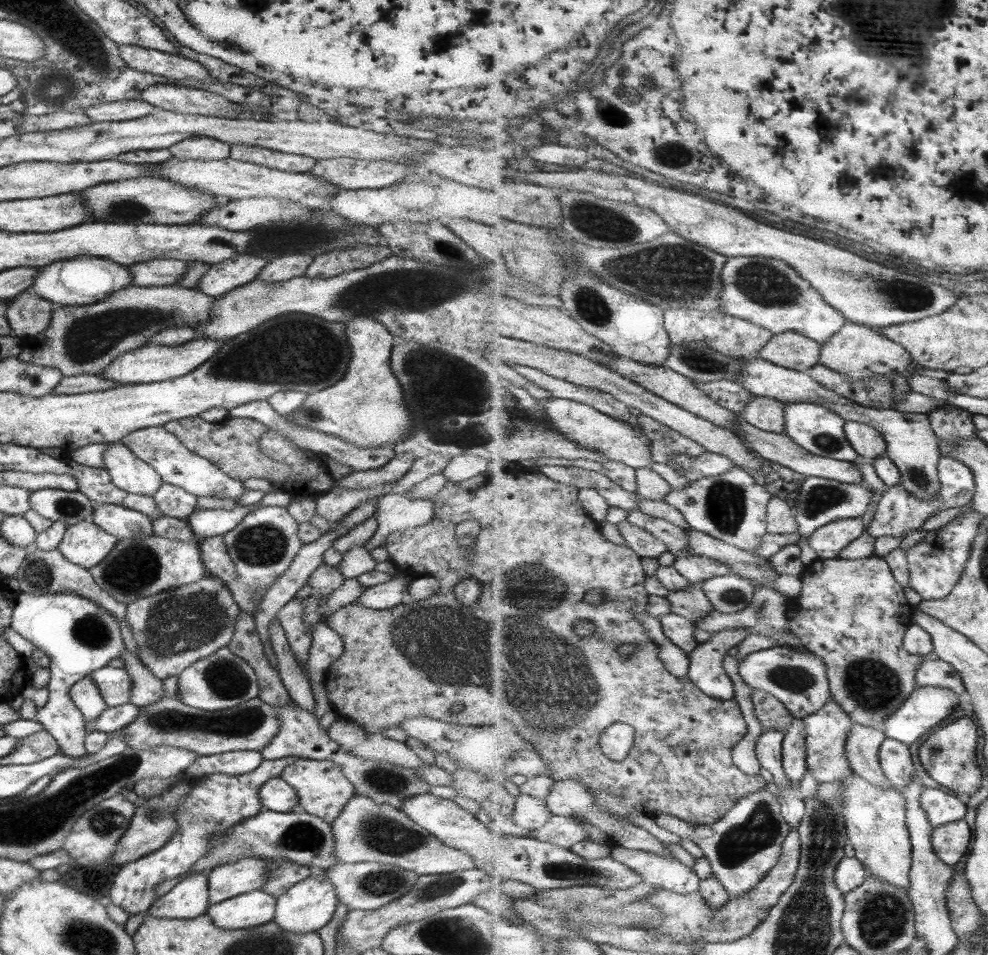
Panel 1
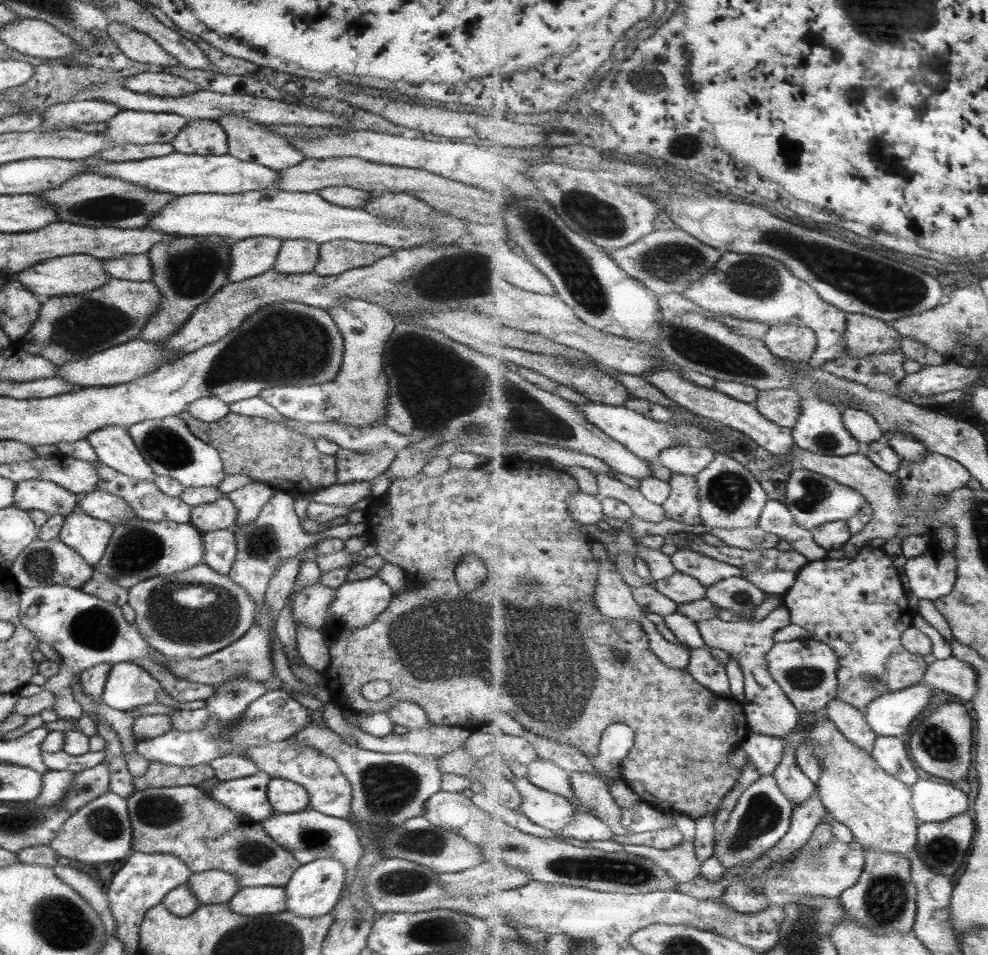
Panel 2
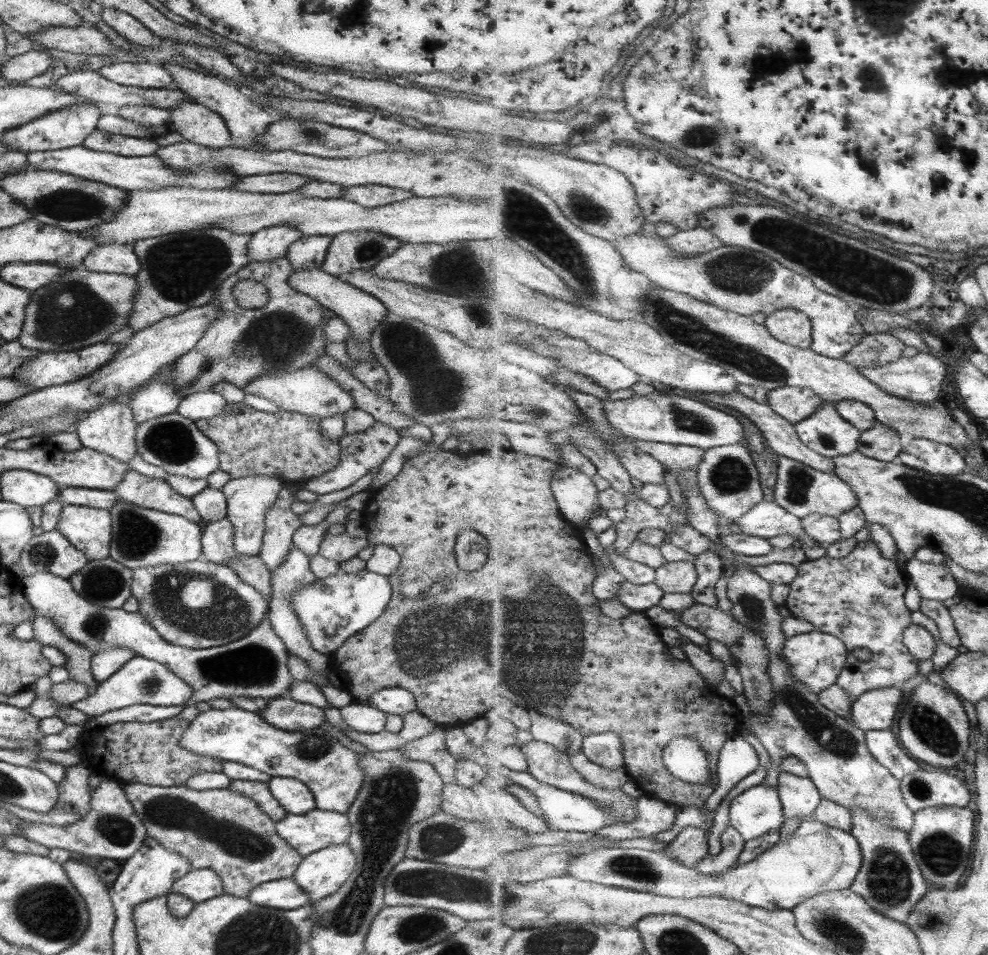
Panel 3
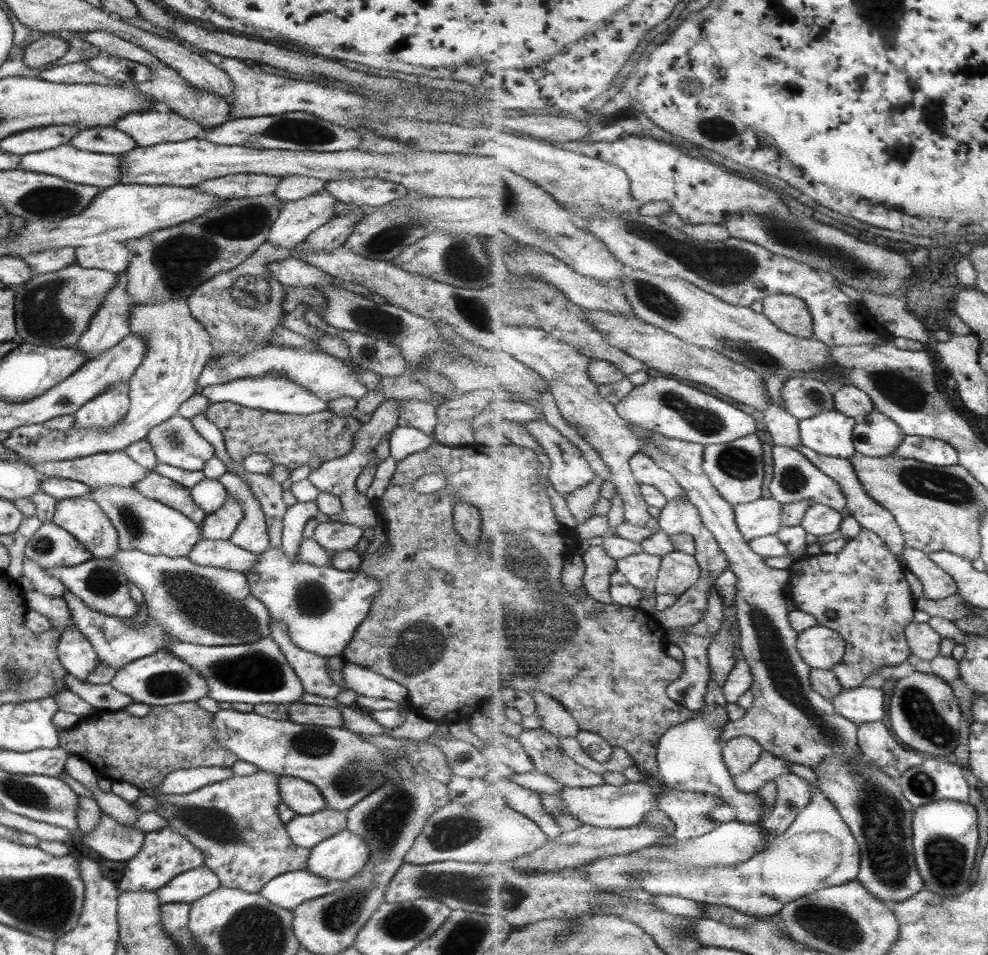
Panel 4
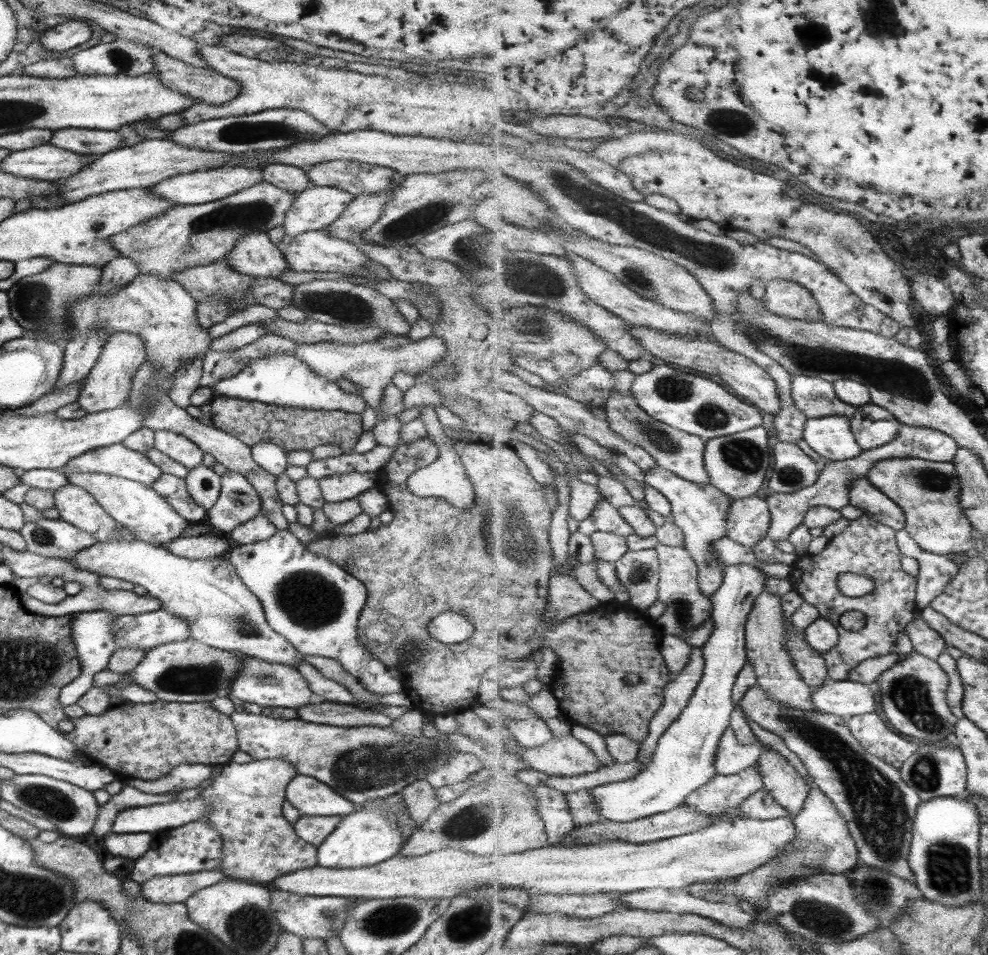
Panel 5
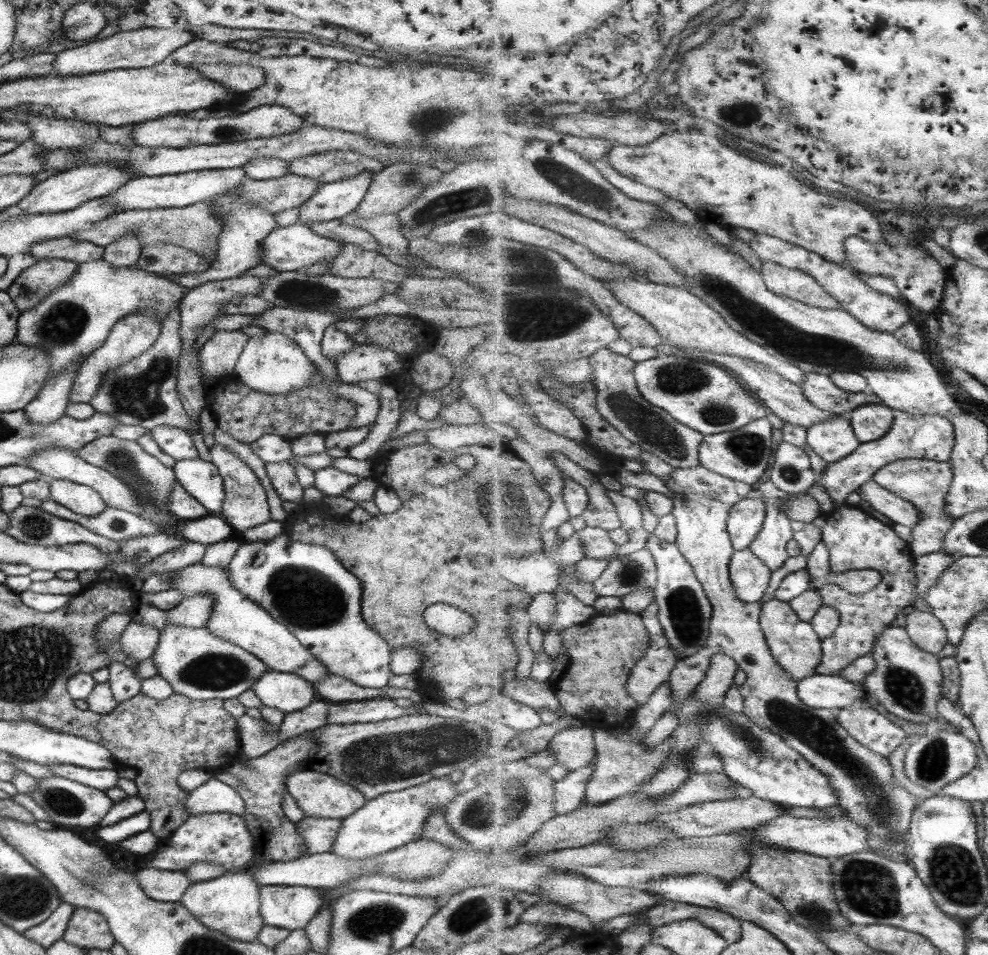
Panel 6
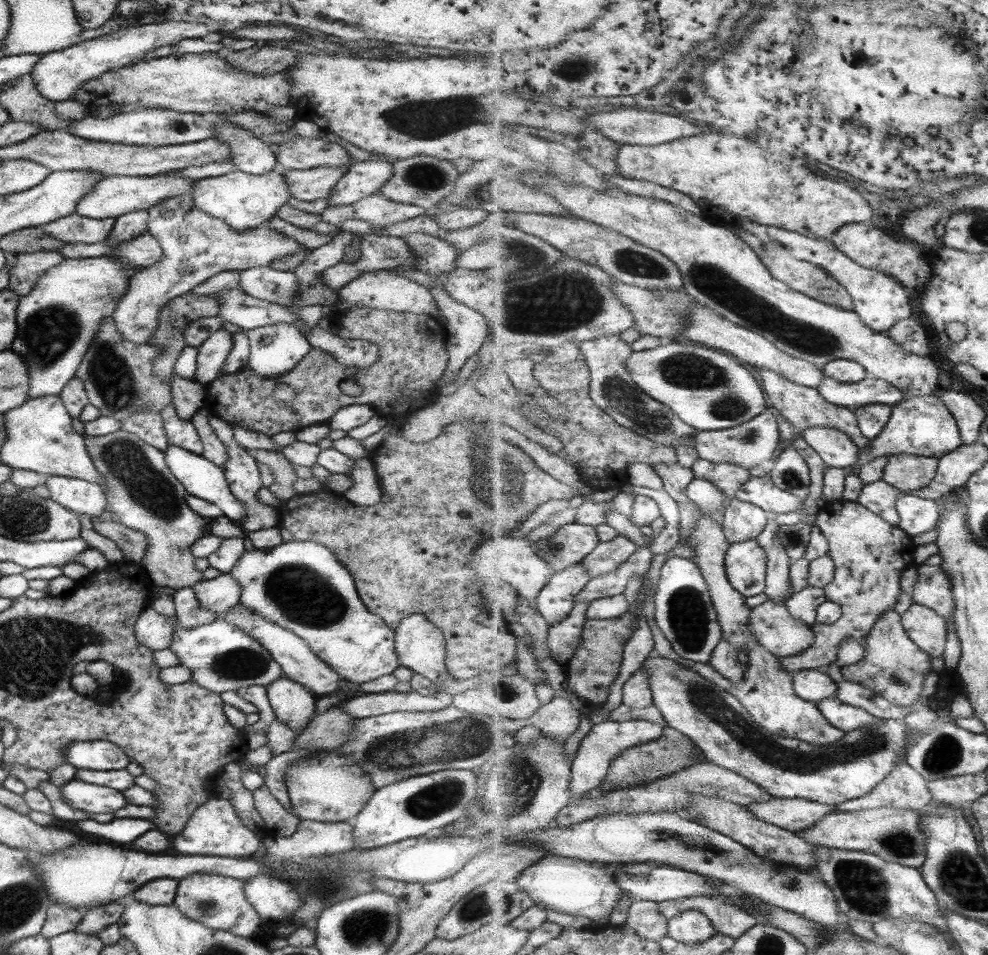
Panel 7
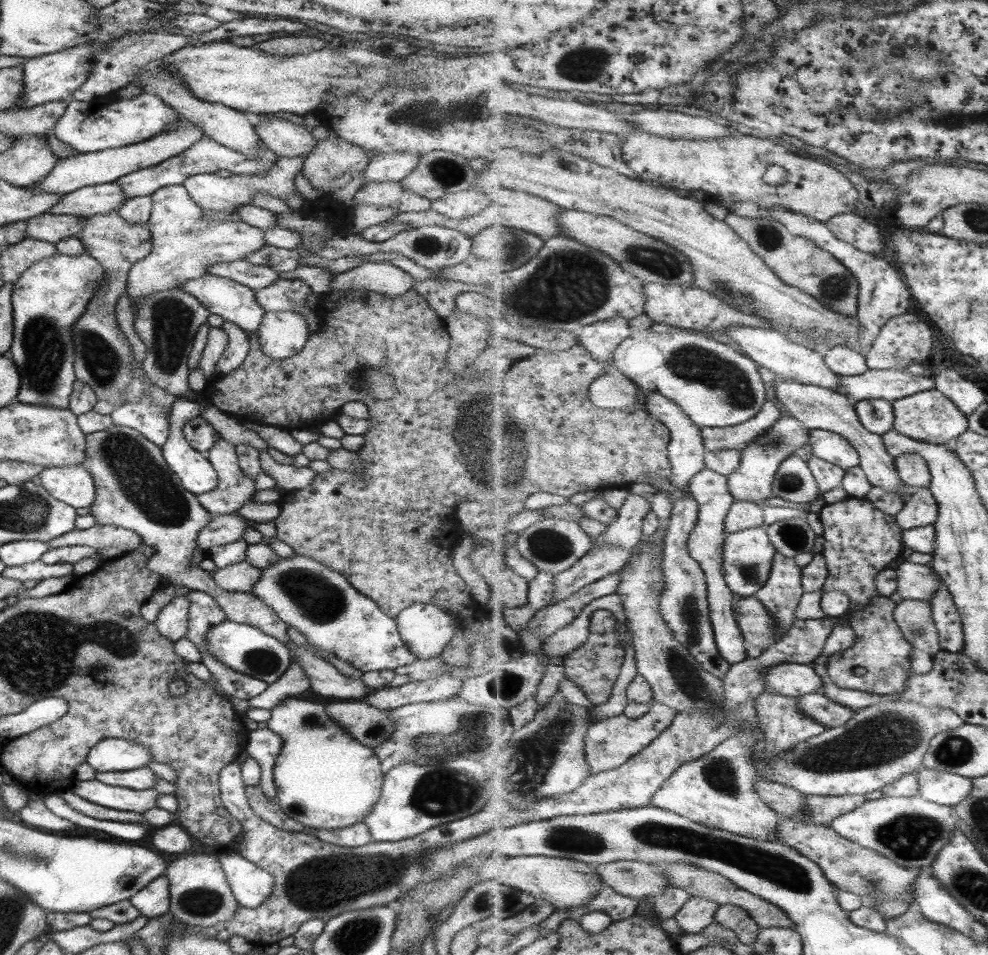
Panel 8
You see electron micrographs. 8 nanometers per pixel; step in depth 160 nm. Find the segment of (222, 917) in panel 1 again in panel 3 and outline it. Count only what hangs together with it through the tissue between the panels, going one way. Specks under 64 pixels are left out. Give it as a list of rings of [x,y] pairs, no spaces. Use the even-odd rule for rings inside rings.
[[[292,877],[262,882],[248,892],[246,899],[255,906],[279,910],[293,910],[309,904],[307,895],[293,882]]]

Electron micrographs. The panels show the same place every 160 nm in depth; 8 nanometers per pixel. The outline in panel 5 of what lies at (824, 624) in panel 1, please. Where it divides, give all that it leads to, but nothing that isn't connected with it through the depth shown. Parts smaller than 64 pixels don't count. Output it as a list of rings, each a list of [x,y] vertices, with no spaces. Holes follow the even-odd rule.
[[[863,514],[851,520],[842,533],[831,538],[821,554],[809,558],[803,565],[796,565],[791,571],[789,580],[793,590],[803,597],[804,602],[818,608],[820,618],[830,620],[839,631],[839,644],[824,655],[829,678],[847,680],[859,662],[894,652],[899,632],[905,632],[907,625],[916,619],[918,579],[902,567],[902,555],[896,530]],[[844,572],[876,580],[875,590],[867,596],[845,596],[838,585],[839,575]],[[849,610],[858,610],[865,616],[865,625],[859,632],[845,630],[839,624],[839,618]]]

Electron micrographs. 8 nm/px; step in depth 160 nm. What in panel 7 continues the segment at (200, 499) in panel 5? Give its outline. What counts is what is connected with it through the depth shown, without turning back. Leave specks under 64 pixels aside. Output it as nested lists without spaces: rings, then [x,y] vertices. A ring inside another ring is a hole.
[[[171,445],[167,446],[163,454],[169,472],[183,485],[187,495],[214,504],[219,508],[221,514],[229,520],[237,522],[242,517],[244,514],[244,506],[238,500],[235,500],[235,497],[228,489],[228,484],[224,479],[221,467],[218,467],[201,455],[191,454],[191,452],[187,450]]]

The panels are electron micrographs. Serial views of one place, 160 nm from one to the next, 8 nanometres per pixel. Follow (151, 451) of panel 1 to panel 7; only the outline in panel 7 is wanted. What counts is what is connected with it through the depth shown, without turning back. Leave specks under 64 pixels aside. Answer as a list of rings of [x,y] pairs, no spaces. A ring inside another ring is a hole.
[[[172,402],[162,408],[159,413],[162,418],[163,435],[165,435],[168,445],[187,450],[191,454],[200,455],[203,452],[203,445],[201,445],[191,421],[179,420]]]

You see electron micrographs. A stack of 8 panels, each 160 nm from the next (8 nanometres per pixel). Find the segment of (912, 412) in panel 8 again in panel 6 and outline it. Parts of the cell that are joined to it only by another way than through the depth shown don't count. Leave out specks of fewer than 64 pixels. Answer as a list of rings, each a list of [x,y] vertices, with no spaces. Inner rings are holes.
[[[901,410],[896,413],[895,422],[885,436],[876,441],[863,442],[850,457],[827,464],[820,483],[833,500],[833,508],[839,508],[848,504],[850,494],[858,491],[887,464],[907,458],[951,462],[955,444],[954,423],[949,417],[941,414],[909,414]]]

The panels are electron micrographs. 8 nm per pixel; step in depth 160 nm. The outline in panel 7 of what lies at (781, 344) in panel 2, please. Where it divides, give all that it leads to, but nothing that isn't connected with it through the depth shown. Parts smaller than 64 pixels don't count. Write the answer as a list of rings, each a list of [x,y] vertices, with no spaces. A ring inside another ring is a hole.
[[[740,223],[731,224],[743,240],[747,241],[749,246],[754,247],[755,252],[766,263],[767,268],[775,278],[786,282],[793,290],[810,295],[811,298],[819,299],[823,303],[829,303],[831,306],[841,308],[842,310],[855,310],[855,302],[850,295],[850,291],[843,286],[837,278],[833,278],[822,266],[817,266],[806,260],[797,260],[788,250],[782,245],[773,245],[773,243],[763,243],[757,236],[741,229]]]

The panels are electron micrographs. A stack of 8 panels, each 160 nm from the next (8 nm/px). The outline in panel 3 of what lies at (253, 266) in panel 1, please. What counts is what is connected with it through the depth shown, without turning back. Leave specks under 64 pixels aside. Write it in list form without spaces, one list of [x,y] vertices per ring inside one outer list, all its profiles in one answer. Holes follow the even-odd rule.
[[[286,224],[258,230],[249,237],[249,242],[246,244],[247,263],[283,258],[288,244],[301,236],[298,230]]]

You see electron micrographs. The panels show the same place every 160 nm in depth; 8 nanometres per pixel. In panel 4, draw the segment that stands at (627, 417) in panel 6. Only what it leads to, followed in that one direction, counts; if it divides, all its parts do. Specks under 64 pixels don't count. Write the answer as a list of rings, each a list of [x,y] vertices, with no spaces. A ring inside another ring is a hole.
[[[628,422],[628,425],[643,440],[641,453],[651,457],[656,463],[665,467],[687,491],[688,499],[698,508],[704,525],[713,533],[713,536],[718,540],[719,546],[722,546],[722,549],[726,552],[726,557],[729,561],[728,568],[738,576],[739,592],[735,609],[738,625],[740,626],[740,648],[745,655],[745,660],[750,664],[754,676],[754,681],[750,688],[754,695],[754,703],[750,709],[747,709],[743,718],[733,720],[733,722],[729,722],[725,726],[725,734],[723,734],[723,740],[725,741],[723,742],[729,742],[735,736],[752,736],[765,751],[772,752],[775,756],[791,763],[807,766],[812,770],[813,768],[818,768],[818,764],[827,756],[832,756],[832,754],[863,753],[858,737],[859,724],[855,724],[842,714],[839,714],[839,711],[834,707],[834,703],[819,694],[819,691],[816,691],[812,686],[810,679],[812,666],[807,664],[806,659],[799,652],[799,632],[792,627],[789,618],[789,597],[785,595],[785,588],[790,579],[789,568],[779,569],[767,566],[763,561],[764,557],[757,554],[745,540],[744,534],[737,524],[733,505],[720,495],[720,492],[714,487],[703,468],[705,445],[665,437],[654,430],[641,428],[638,424]]]

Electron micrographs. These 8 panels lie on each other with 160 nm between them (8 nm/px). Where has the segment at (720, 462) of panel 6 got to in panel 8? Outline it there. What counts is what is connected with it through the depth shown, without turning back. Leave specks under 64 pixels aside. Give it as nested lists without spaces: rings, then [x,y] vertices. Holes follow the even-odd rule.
[[[766,400],[762,411],[743,424],[723,428],[701,427],[704,446],[712,452],[730,449],[743,452],[749,443],[765,435],[780,418],[781,410],[775,406],[775,402]]]

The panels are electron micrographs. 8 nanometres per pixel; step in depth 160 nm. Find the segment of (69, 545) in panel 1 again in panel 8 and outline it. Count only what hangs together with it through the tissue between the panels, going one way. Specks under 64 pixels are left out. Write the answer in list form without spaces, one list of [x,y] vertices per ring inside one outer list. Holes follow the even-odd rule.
[[[81,464],[49,466],[38,477],[41,489],[71,508],[90,508],[94,501],[93,479]]]

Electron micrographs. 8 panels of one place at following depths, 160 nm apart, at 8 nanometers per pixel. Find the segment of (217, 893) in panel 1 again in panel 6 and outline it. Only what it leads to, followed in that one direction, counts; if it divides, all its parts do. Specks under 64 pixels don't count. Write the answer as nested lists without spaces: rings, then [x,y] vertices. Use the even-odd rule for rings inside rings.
[[[143,867],[133,877],[144,895],[157,902],[179,902],[185,889],[192,883],[185,873]]]

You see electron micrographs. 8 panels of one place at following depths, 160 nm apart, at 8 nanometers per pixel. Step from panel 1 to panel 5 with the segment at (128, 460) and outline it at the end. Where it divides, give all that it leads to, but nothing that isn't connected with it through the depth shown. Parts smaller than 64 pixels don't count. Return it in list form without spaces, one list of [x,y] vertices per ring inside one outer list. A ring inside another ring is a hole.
[[[121,331],[109,334],[107,343],[103,344],[103,351],[100,352],[89,374],[85,376],[85,383],[76,400],[77,404],[87,414],[125,406],[130,395],[131,379],[135,371],[143,365],[144,356],[145,346],[139,337]]]

